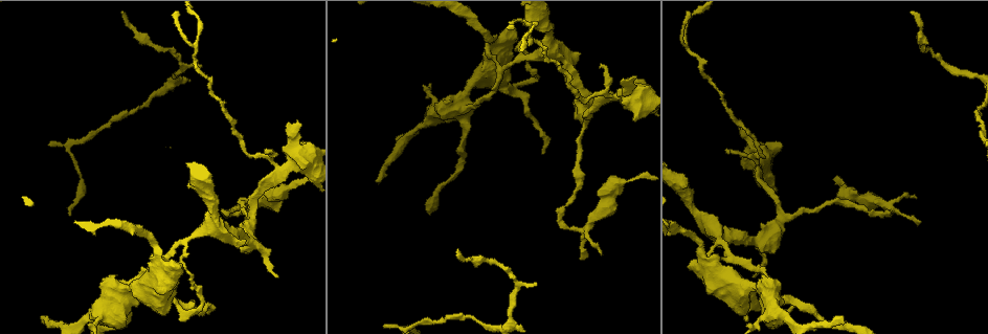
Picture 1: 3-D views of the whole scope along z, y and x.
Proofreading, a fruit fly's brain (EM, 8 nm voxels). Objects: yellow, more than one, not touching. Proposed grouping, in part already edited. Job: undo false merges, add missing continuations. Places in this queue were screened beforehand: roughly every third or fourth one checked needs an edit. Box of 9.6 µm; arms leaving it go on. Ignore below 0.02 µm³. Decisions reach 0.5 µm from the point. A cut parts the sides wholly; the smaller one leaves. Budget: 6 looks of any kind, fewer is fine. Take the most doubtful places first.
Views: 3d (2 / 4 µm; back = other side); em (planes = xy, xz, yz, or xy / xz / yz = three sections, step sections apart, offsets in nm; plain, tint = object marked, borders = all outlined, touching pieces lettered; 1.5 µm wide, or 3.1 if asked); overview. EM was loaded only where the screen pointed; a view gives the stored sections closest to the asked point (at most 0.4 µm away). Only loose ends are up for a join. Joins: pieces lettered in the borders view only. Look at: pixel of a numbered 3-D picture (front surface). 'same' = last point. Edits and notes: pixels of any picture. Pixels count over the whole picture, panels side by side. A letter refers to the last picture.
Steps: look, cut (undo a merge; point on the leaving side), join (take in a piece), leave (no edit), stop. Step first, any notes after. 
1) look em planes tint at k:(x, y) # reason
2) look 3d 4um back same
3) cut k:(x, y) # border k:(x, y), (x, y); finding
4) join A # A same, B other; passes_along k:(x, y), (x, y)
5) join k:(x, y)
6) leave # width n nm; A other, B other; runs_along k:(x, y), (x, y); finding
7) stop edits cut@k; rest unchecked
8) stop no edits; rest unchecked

look em planes borders at 1:(297, 120) # branch stops here

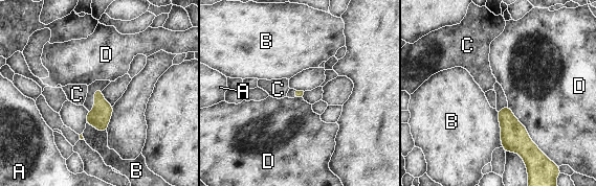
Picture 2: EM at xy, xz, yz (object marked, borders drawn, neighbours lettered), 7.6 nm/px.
leave # A other, B other, C other, D other; border 2:(507, 106), (543, 152); no lettered piece goes on from it

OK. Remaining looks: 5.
look em xy step 8 tint at 1:(99, 284) # free end

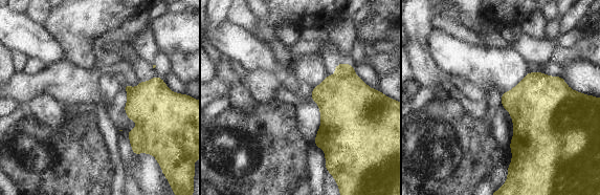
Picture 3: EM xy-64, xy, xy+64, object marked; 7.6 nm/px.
look em planes borders same

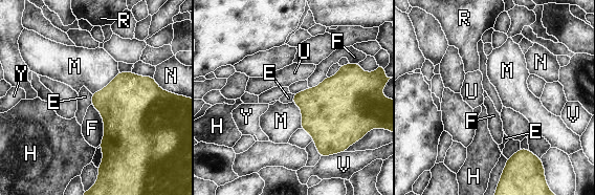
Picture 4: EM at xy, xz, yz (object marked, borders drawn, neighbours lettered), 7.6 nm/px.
leave # E other, F other, H other, M other, N other, R other, U other, V other, Y other; border 4:(91, 94), (92, 104); none of them fits

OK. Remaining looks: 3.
look 3d 4um at 1:(602, 251) # tapers out

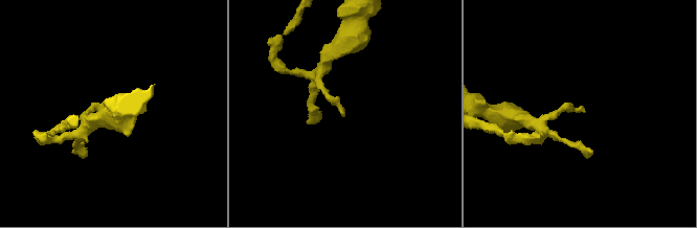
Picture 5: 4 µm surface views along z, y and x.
look em xy step 4 borders at 5:(343, 114) # need the tissue

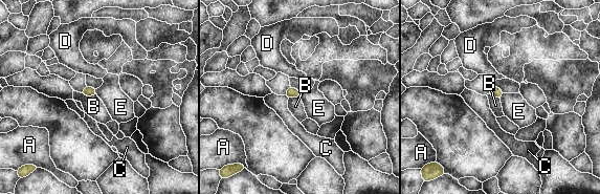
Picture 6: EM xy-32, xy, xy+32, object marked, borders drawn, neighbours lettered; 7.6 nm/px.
leave # A other, B other, C other, D other, E other; border 6:(81, 93), (96, 95); no lettered piece goes on from it

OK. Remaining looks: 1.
stop no edits; rest unchecked

